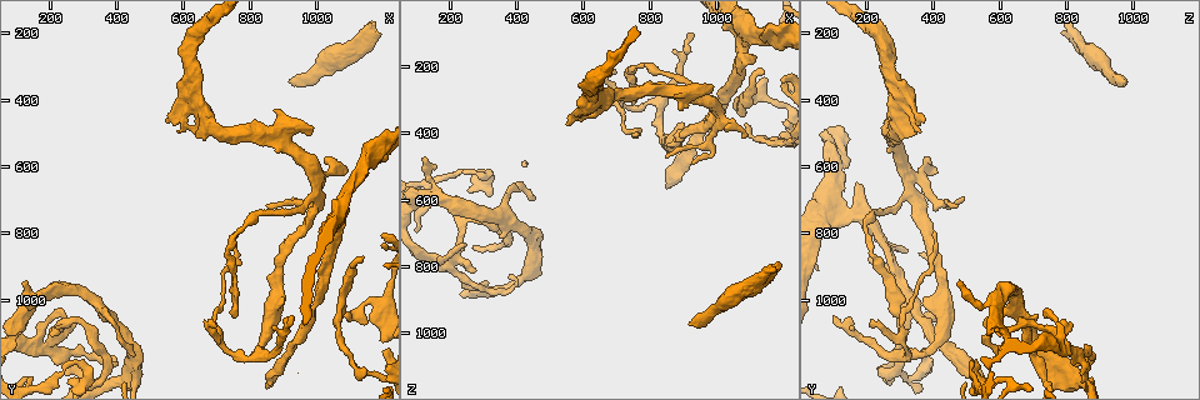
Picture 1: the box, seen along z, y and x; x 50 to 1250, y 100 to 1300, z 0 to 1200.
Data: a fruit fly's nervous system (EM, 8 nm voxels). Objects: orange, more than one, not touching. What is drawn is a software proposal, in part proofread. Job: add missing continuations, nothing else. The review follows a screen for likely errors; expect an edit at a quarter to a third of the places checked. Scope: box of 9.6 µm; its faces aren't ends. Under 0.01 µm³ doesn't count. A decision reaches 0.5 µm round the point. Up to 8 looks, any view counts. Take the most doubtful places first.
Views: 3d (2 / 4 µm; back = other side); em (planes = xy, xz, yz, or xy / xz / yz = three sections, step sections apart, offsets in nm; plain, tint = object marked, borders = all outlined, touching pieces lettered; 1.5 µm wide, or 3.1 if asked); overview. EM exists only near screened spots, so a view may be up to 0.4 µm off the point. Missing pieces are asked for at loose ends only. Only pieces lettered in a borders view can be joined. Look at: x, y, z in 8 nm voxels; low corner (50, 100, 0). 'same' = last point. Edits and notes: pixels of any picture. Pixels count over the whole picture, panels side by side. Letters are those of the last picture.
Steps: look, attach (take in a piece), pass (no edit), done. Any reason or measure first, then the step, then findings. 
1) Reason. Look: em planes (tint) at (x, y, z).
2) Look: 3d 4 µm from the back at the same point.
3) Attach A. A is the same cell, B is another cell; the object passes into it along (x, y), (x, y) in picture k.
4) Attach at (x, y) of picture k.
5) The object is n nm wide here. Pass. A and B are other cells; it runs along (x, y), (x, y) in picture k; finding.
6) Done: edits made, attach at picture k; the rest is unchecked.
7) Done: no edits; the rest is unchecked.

Free end. Look: 3d 2 µm at (930, 350, 970).

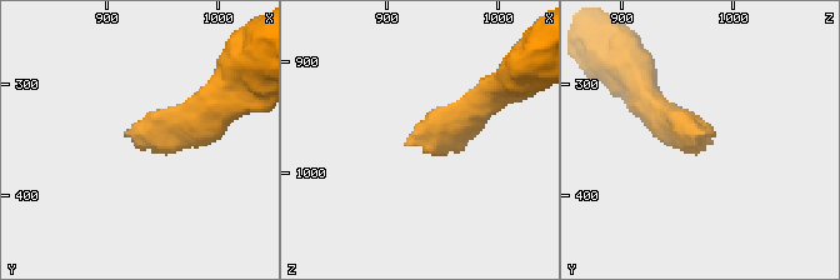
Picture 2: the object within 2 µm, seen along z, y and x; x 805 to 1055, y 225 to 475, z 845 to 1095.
Look: em planes (borders) at (926, 346, 976).

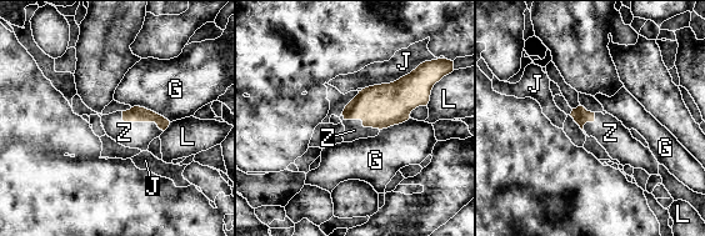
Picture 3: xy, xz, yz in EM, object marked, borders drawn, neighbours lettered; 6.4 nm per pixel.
Attach Z. Z is the same cell, G, J and L are other cells; the object passes into it along (136, 114), (139, 121), (135, 135) in picture 3; it goes on there.

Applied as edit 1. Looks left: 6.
Branch stops here. Look: em xz step 8 (borders) at (1200, 200, 790).

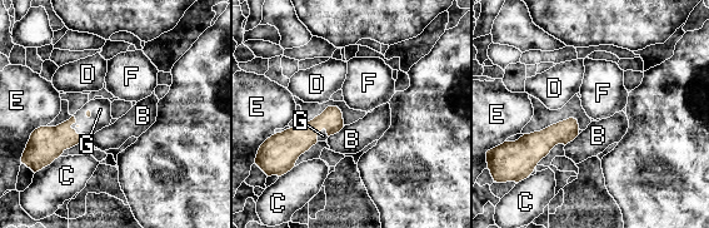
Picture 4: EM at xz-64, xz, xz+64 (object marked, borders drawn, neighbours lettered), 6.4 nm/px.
The longest contact is with G, 190 nm. Attach G. G is the same cell, B, C, D, E and F are other cells; the object passes into it along (46, 143), (75, 130), (100, 109) in picture 4; it goes on there.

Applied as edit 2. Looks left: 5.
Look: overview.

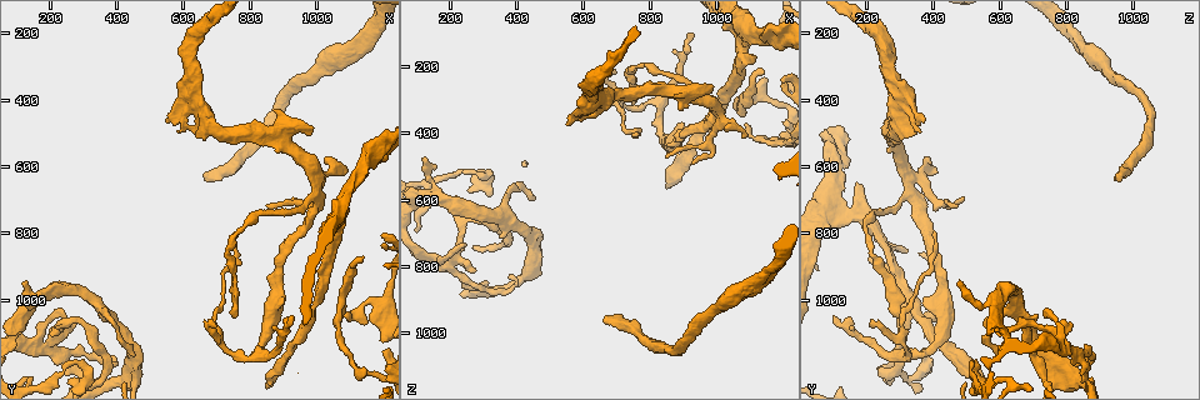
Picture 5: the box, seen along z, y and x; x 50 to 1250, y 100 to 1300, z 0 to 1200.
Free end. Look: 3d 4 µm at (1140, 870, 210).

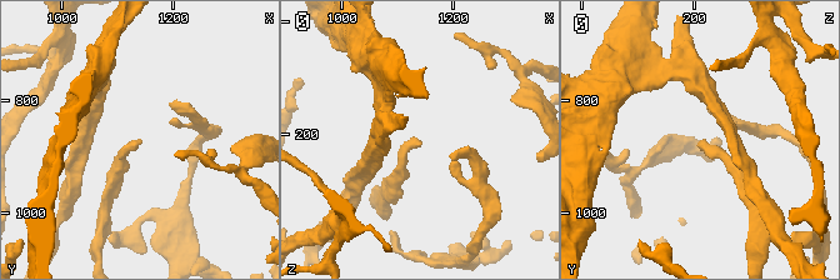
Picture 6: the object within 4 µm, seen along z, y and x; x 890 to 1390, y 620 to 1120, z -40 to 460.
Need the tissue. Look: em planes (borders) at (1135, 870, 210).

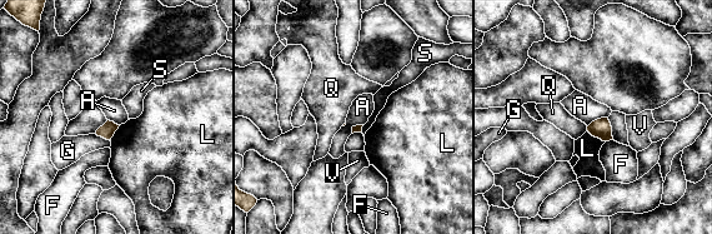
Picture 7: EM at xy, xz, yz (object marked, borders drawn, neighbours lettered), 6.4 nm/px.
Pass. A, F, G, L, Q, S and V are other cells; a border runs along (607, 116), (595, 119), (587, 127) in picture 7; none of them fits.

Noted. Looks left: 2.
Done: edits made, attach at picture 3, attach at picture 4; the rest is unchecked.

